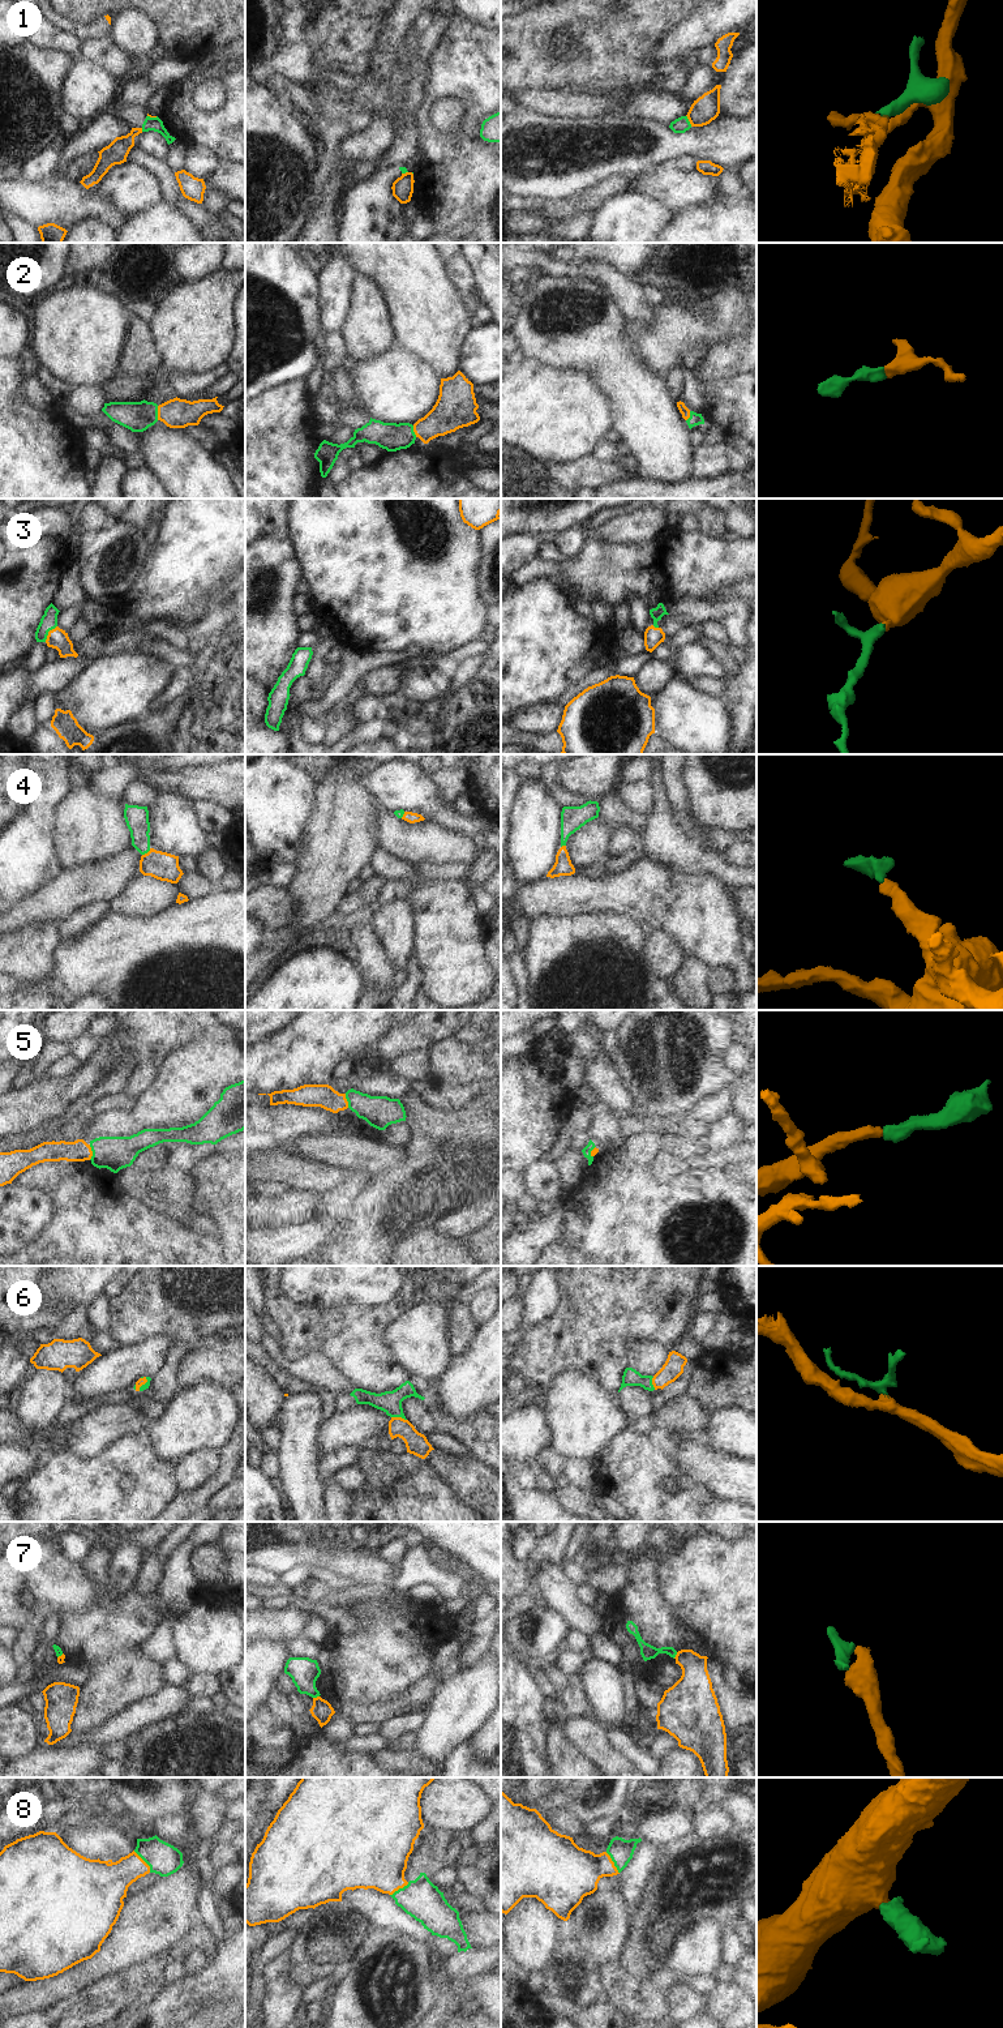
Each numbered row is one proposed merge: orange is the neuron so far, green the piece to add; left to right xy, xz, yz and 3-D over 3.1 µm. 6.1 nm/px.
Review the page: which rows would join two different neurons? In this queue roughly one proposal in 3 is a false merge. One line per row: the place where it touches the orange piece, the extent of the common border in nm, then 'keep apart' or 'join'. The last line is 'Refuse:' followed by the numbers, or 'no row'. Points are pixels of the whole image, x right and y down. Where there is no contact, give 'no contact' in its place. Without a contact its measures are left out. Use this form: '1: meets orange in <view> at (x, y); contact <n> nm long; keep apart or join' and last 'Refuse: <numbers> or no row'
1: meets orange in yz at (689, 120); contact 80 nm long; keep apart
2: meets orange in xy at (158, 413); contact 90 nm long; join
3: meets orange in xy at (48, 633); contact 130 nm long; join
4: meets orange in xy at (148, 852); contact 70 nm long; join
5: meets orange in xy at (91, 1152); contact 100 nm long; join
6: meets orange in xz at (399, 1417); contact 100 nm long; join
7: meets orange in xz at (317, 1697); contact 40 nm long; keep apart
8: meets orange in xy at (144, 1861); contact 170 nm long; join
Refuse: 1, 7

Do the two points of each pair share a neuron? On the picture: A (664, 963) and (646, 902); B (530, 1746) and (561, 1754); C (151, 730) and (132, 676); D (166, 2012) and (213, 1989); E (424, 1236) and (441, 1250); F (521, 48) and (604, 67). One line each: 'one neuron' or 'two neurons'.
A: two neurons
B: two neurons
C: two neurons
D: one neuron
E: one neuron
F: one neuron

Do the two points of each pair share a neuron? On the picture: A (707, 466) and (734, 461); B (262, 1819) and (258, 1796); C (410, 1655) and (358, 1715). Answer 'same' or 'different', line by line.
A: same
B: different
C: different

